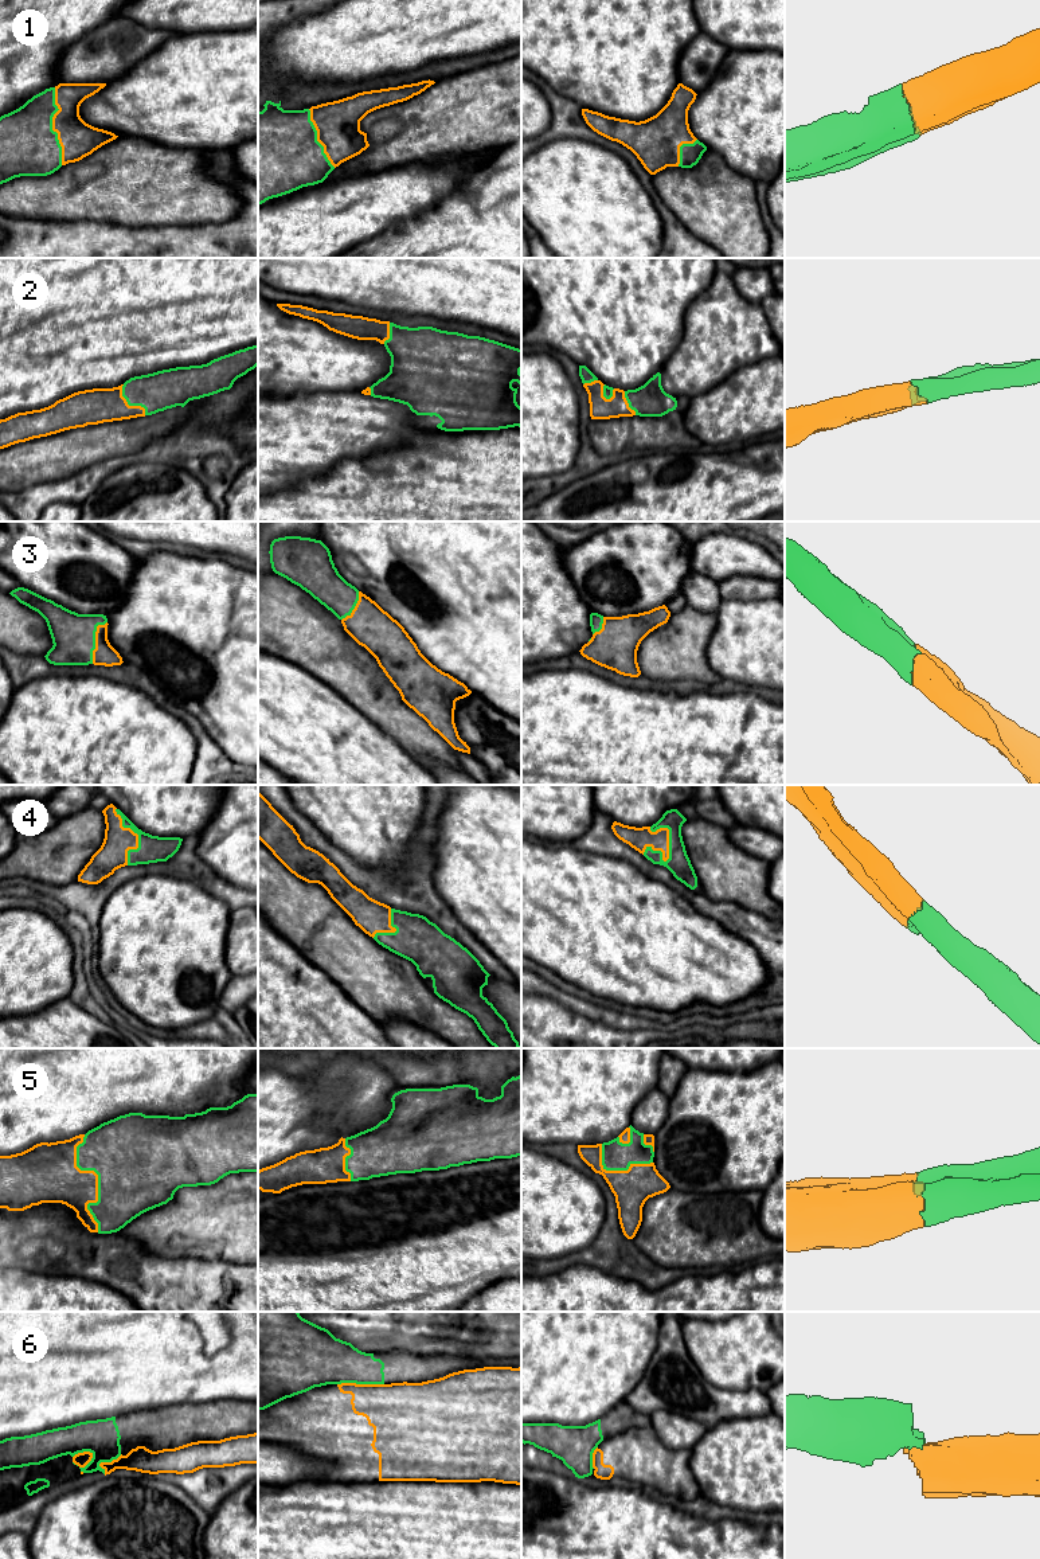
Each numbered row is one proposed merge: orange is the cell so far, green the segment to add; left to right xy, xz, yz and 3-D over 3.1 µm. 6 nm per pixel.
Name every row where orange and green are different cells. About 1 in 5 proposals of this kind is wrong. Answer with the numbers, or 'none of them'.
6

